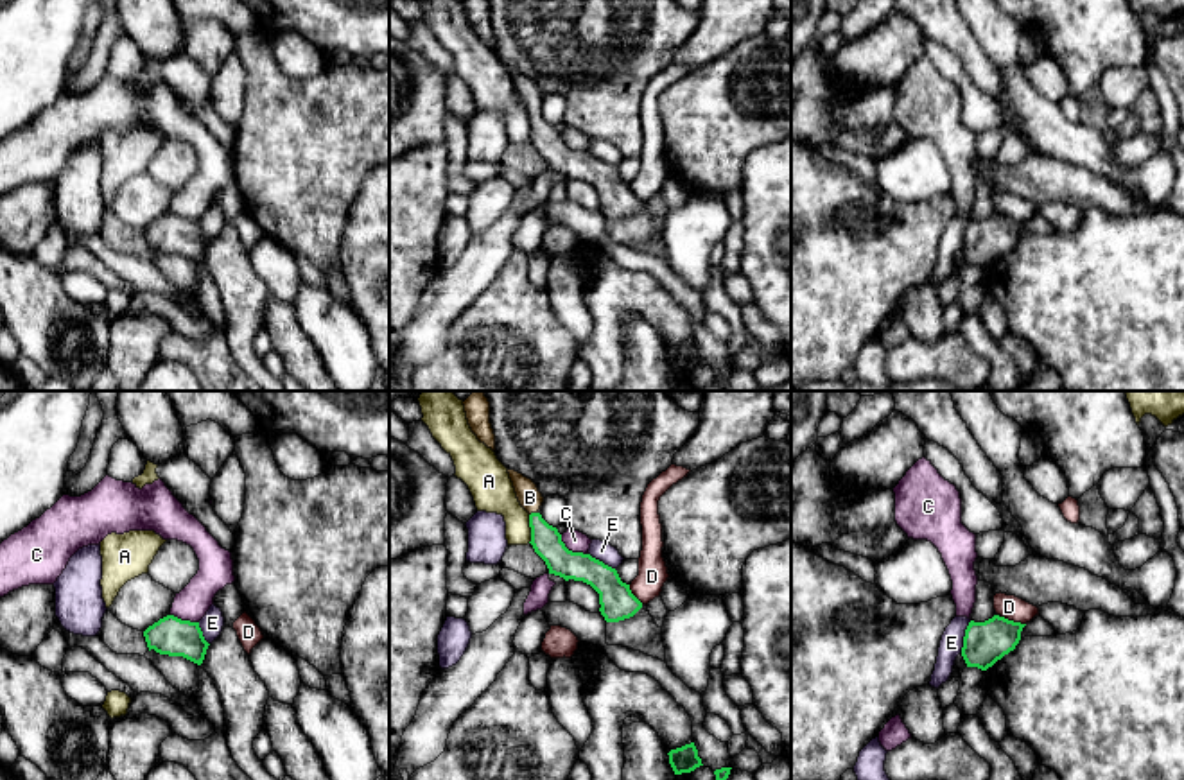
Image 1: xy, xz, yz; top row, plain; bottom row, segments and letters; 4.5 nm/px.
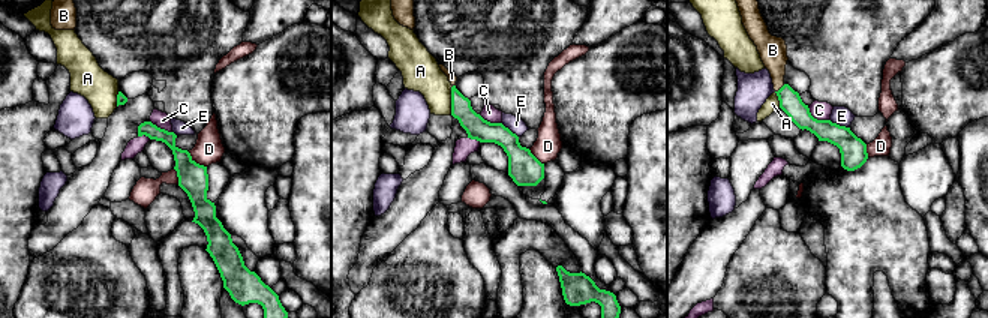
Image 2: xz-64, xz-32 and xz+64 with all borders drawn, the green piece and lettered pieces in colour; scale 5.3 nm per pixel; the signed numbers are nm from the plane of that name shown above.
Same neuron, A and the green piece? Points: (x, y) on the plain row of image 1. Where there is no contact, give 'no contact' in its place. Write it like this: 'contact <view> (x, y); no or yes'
contact xz (531, 128); no

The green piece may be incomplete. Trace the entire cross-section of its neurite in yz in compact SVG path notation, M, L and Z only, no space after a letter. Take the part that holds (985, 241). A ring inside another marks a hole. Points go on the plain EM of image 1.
M994 213L985 221L971 219L965 235L962 255L967 265L987 269L1005 253L1015 247L1021 238L1021 230L1026 222Z

